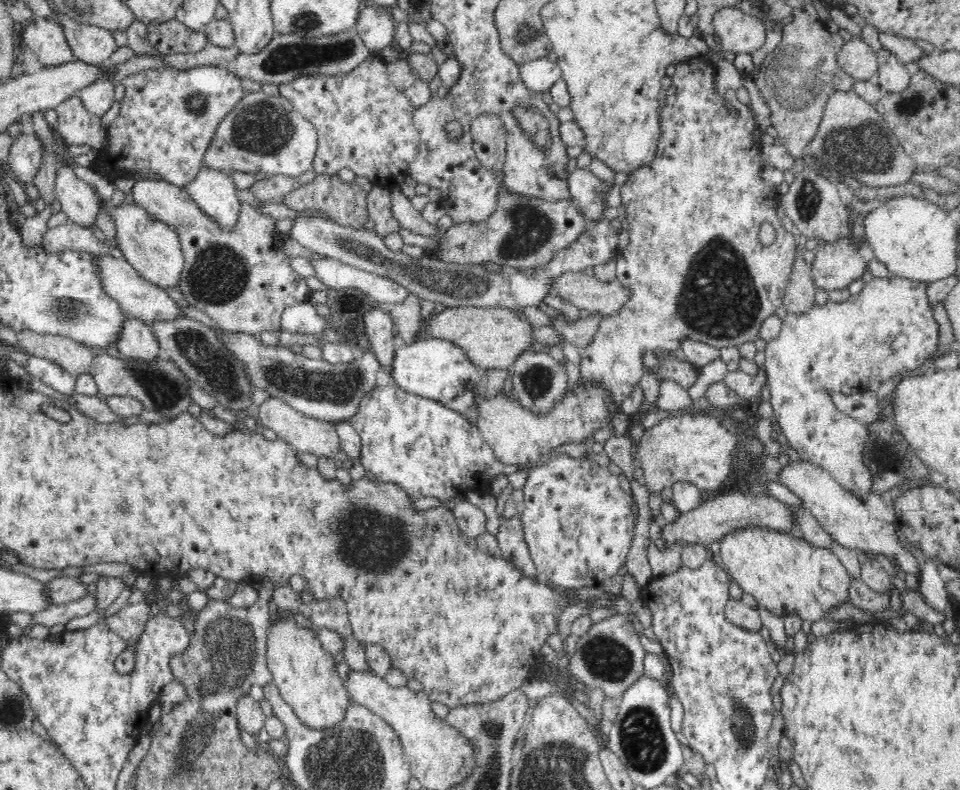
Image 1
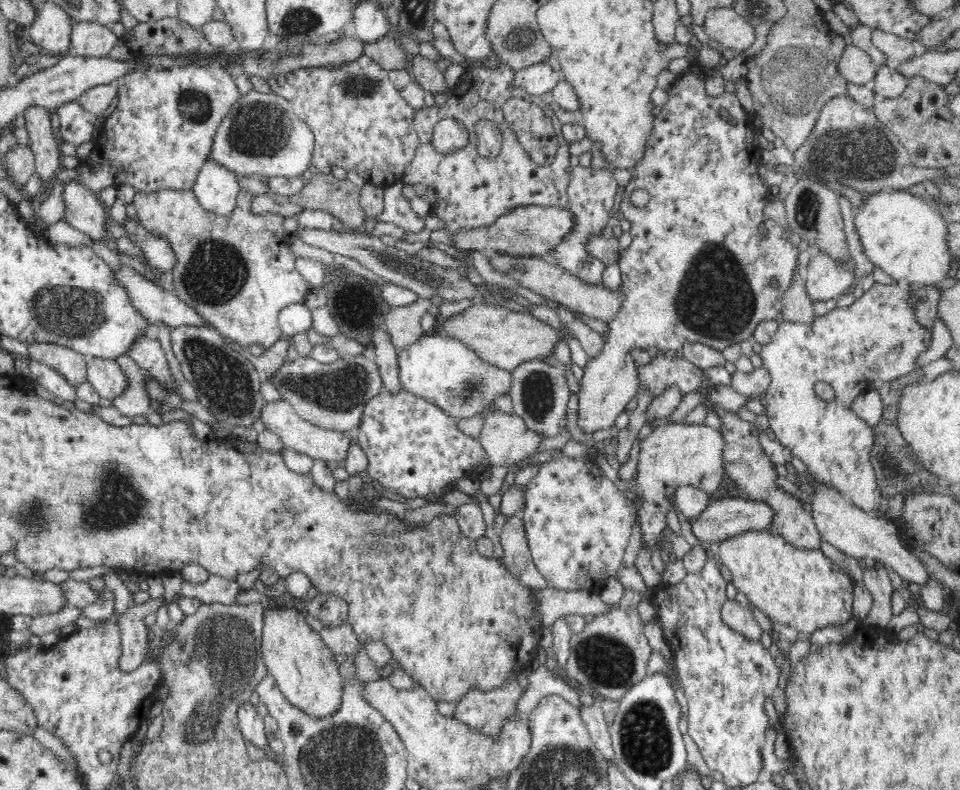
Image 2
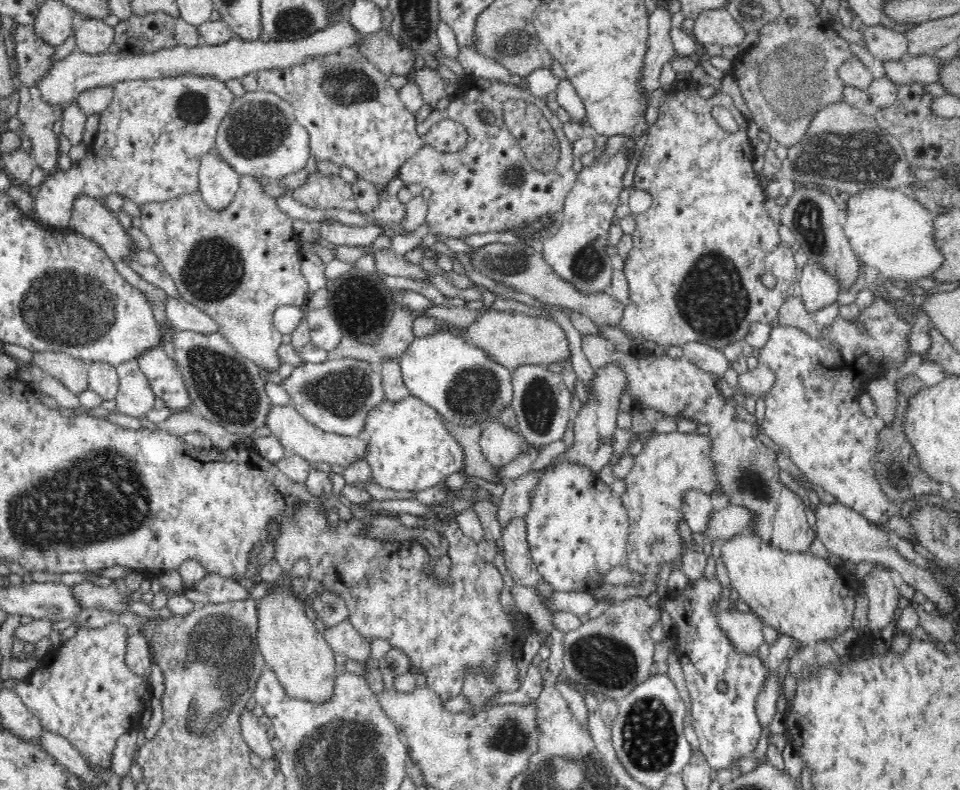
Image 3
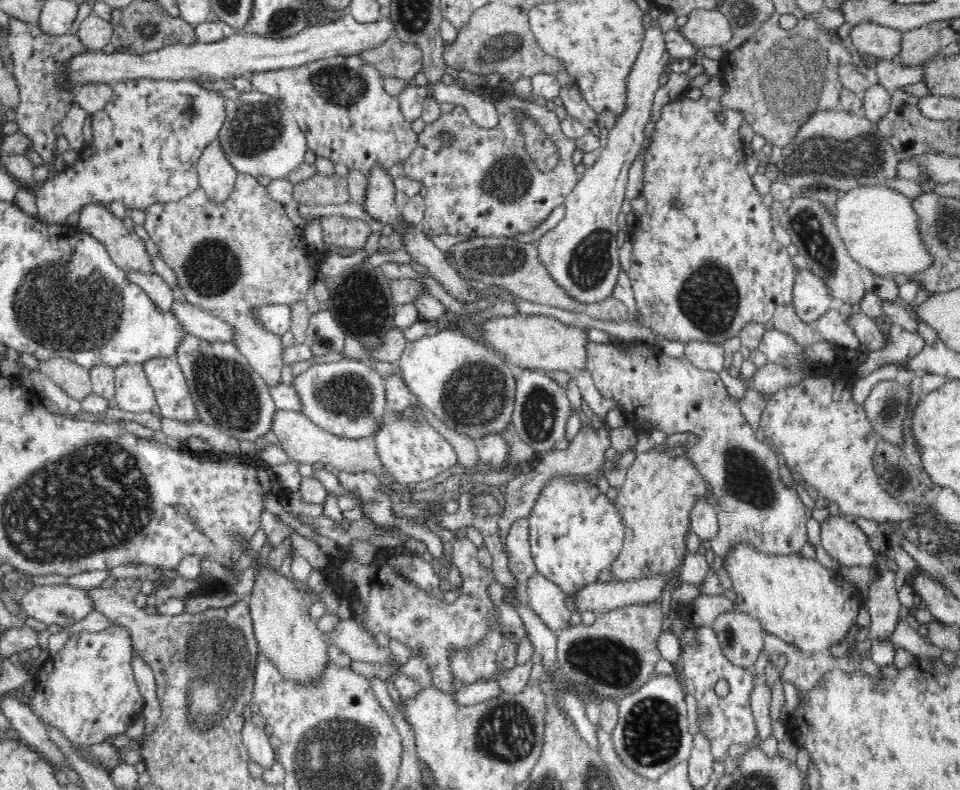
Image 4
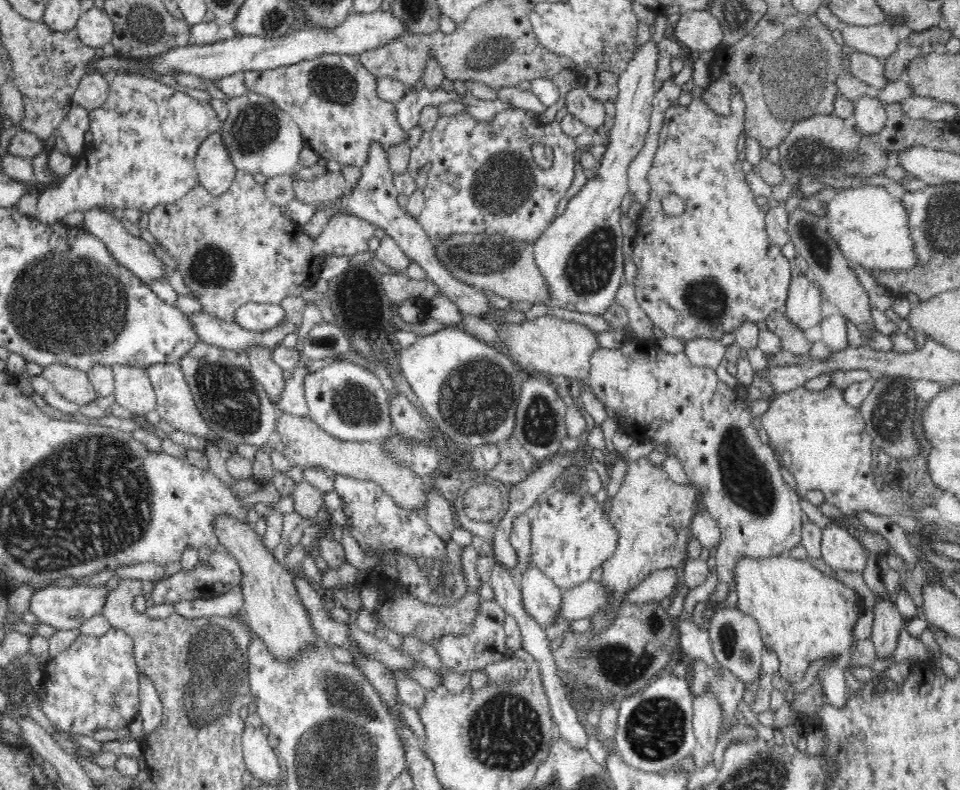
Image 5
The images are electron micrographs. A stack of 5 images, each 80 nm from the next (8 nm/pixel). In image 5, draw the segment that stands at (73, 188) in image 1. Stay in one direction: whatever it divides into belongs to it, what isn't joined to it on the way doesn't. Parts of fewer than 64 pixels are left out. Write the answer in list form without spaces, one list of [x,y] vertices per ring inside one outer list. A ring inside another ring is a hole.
[[[92,207],[90,210],[87,210],[84,212],[81,228],[84,228],[89,234],[96,236],[105,244],[114,260],[117,260],[122,266],[132,271],[144,283],[164,277],[167,280],[163,269],[164,265],[152,253],[152,246],[138,236],[135,231],[131,231],[130,226],[125,220],[117,219],[109,210],[98,207]]]

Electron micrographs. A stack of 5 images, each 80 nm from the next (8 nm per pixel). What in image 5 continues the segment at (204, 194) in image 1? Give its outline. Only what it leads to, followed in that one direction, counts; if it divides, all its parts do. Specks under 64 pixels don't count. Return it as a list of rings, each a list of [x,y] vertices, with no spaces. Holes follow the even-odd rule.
[[[219,132],[208,134],[196,152],[195,169],[202,185],[210,194],[220,196],[231,187],[237,168]]]

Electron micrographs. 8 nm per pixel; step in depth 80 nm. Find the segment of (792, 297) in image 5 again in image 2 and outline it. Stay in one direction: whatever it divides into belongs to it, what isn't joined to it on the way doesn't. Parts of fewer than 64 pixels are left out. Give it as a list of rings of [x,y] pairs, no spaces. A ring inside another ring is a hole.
[[[813,252],[805,277],[806,291],[812,302],[837,299],[854,284],[852,265],[840,265],[826,253]]]

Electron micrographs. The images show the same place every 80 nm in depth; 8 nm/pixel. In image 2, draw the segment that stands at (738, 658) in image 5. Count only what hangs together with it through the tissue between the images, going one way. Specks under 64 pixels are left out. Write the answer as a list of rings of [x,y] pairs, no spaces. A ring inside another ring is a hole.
[[[729,600],[723,604],[721,610],[722,621],[726,623],[732,630],[744,635],[746,639],[758,639],[763,630],[754,617],[750,607],[741,606],[736,600]]]

